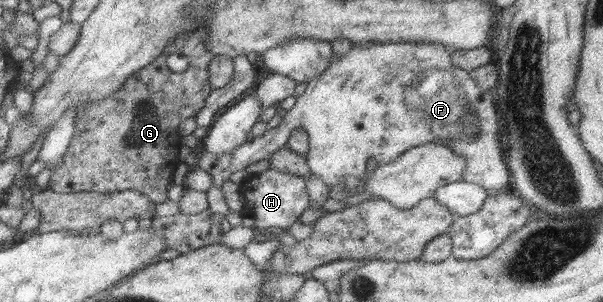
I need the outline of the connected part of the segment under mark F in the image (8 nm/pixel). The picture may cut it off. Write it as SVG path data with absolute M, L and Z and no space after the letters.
M354 43L346 55L331 57L328 67L305 85L304 91L295 98L294 105L288 111L283 111L275 128L267 129L260 137L253 138L250 142L245 141L228 153L215 155L206 151L197 159L195 166L212 174L213 188L222 188L222 184L232 173L244 170L249 163L268 158L273 151L287 145L291 130L300 128L306 132L309 143L305 155L309 174L326 185L331 203L354 194L344 190L345 177L364 177L368 159L385 164L410 147L425 143L450 146L457 155L463 157L465 166L461 181L474 183L484 190L494 189L500 192L501 188L511 187L511 177L496 138L498 119L492 97L494 92L482 91L470 79L469 72L452 65L449 52L441 43Z

